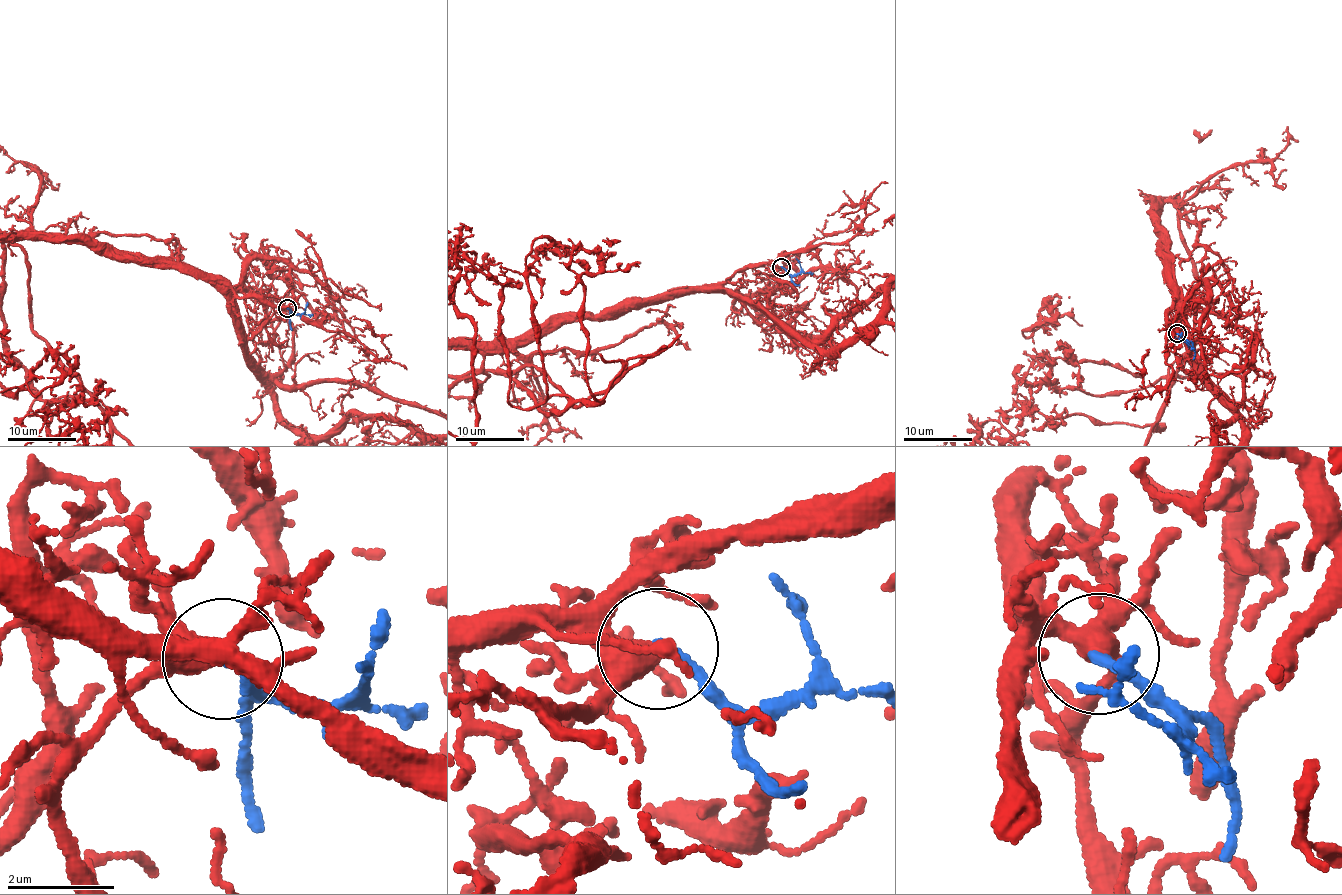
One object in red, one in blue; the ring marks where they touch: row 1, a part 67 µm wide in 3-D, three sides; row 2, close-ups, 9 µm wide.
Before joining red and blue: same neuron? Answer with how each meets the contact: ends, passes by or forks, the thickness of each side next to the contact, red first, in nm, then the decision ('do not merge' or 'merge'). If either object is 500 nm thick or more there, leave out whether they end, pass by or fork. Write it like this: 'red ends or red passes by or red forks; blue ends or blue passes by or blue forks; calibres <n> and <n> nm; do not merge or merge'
red forks; blue ends; calibres 320 and 200 nm; merge

